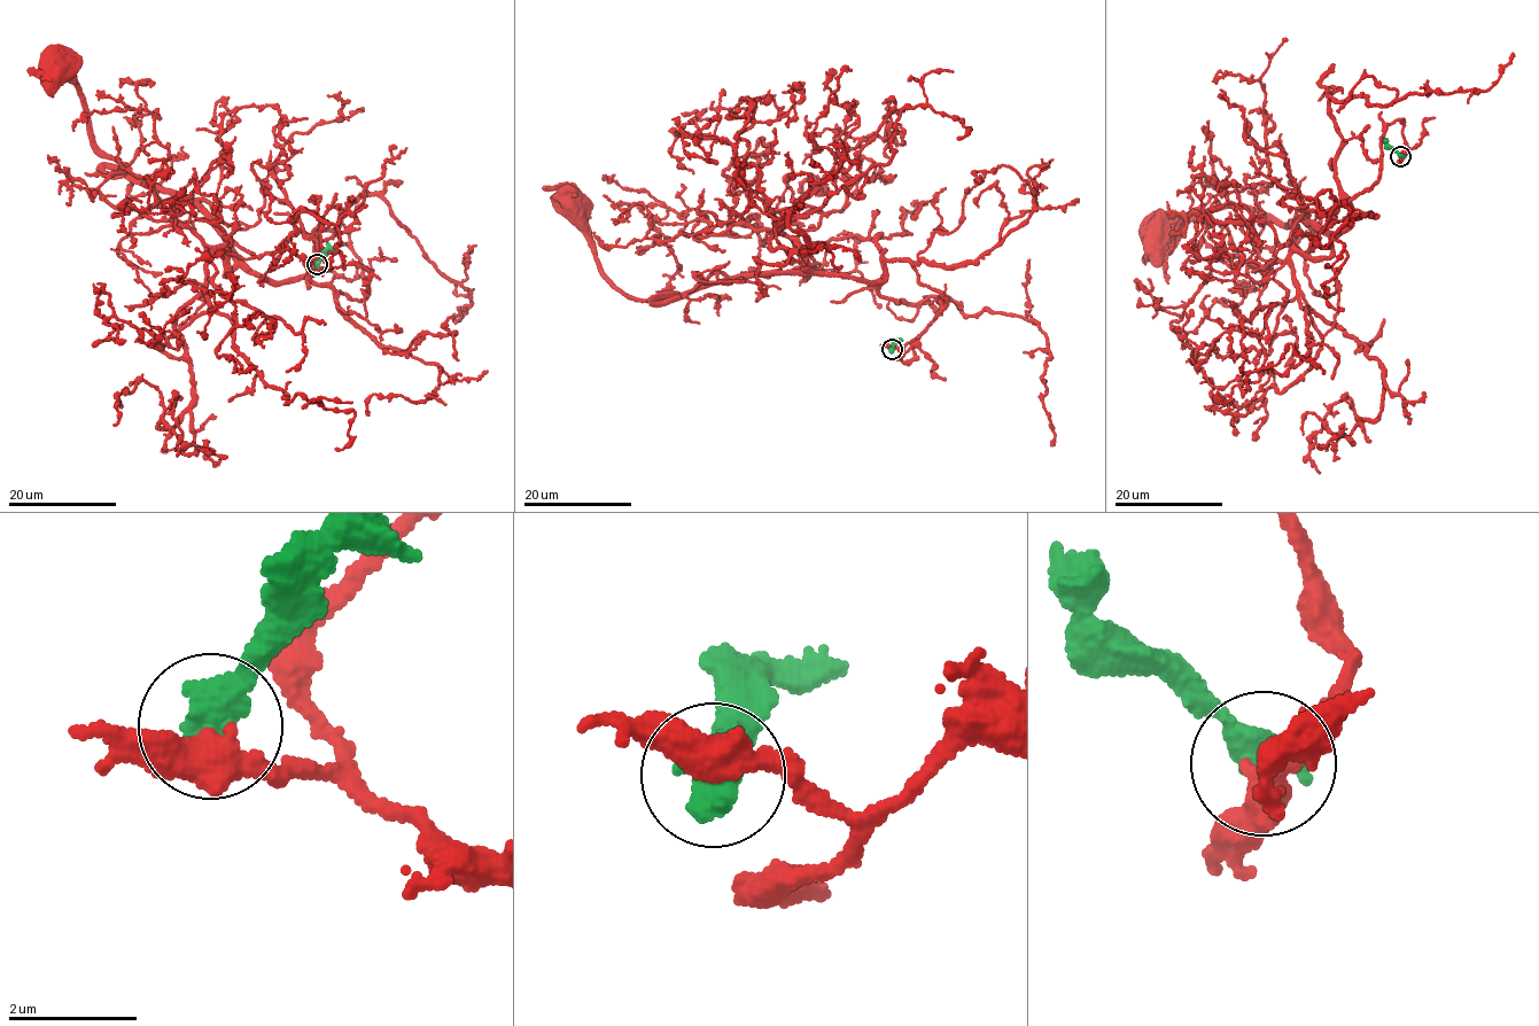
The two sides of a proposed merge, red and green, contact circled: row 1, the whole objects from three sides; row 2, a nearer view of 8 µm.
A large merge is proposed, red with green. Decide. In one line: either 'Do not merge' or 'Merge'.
Do not merge

